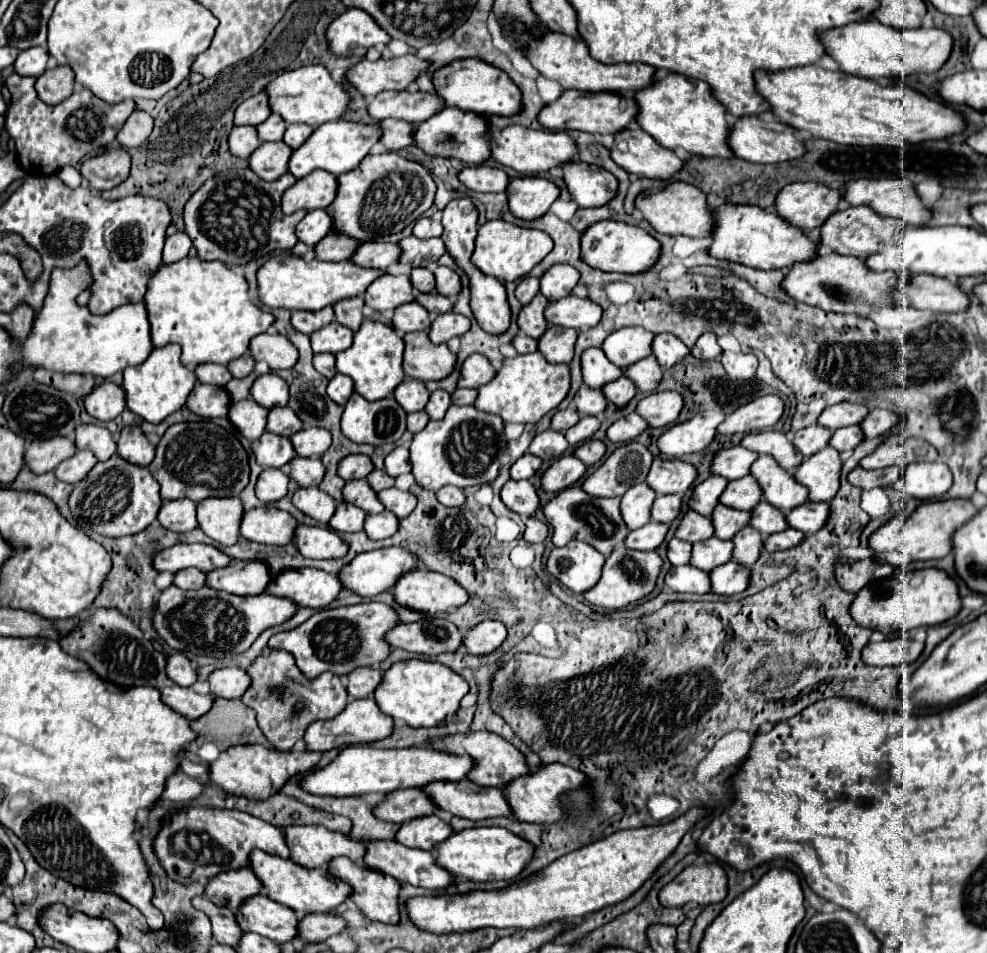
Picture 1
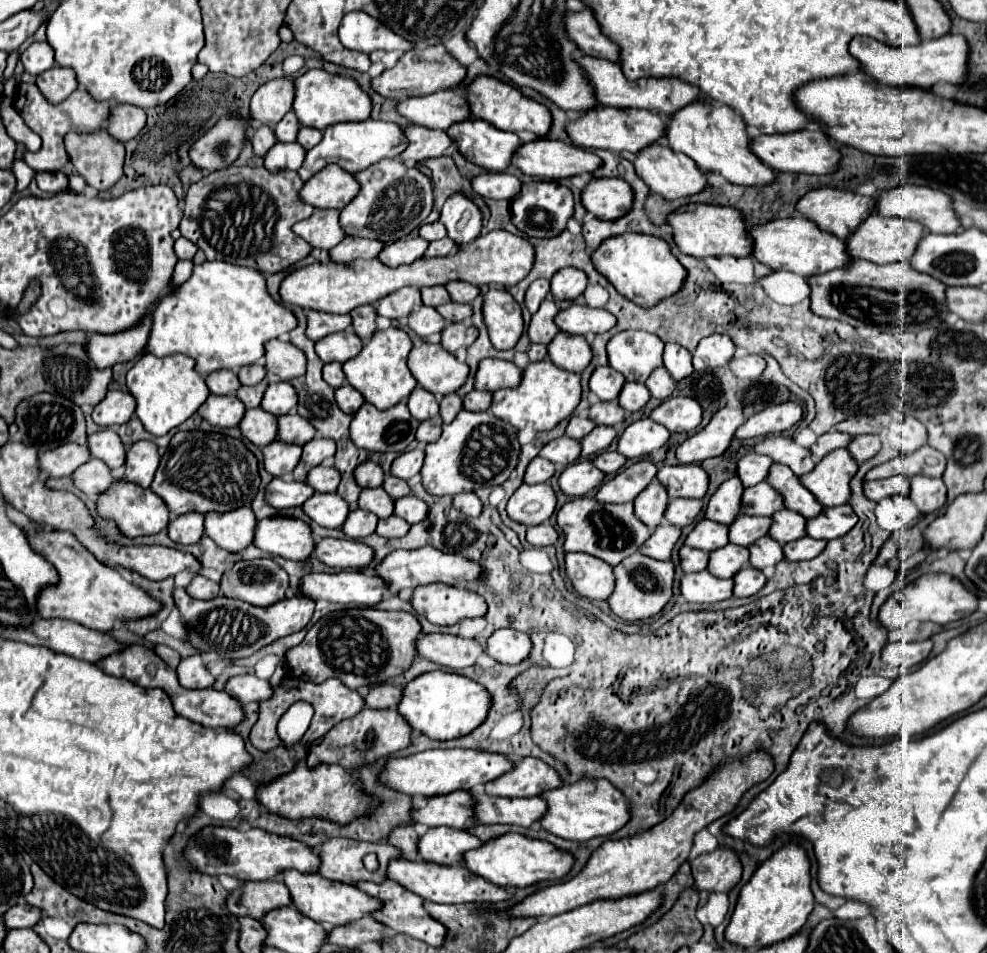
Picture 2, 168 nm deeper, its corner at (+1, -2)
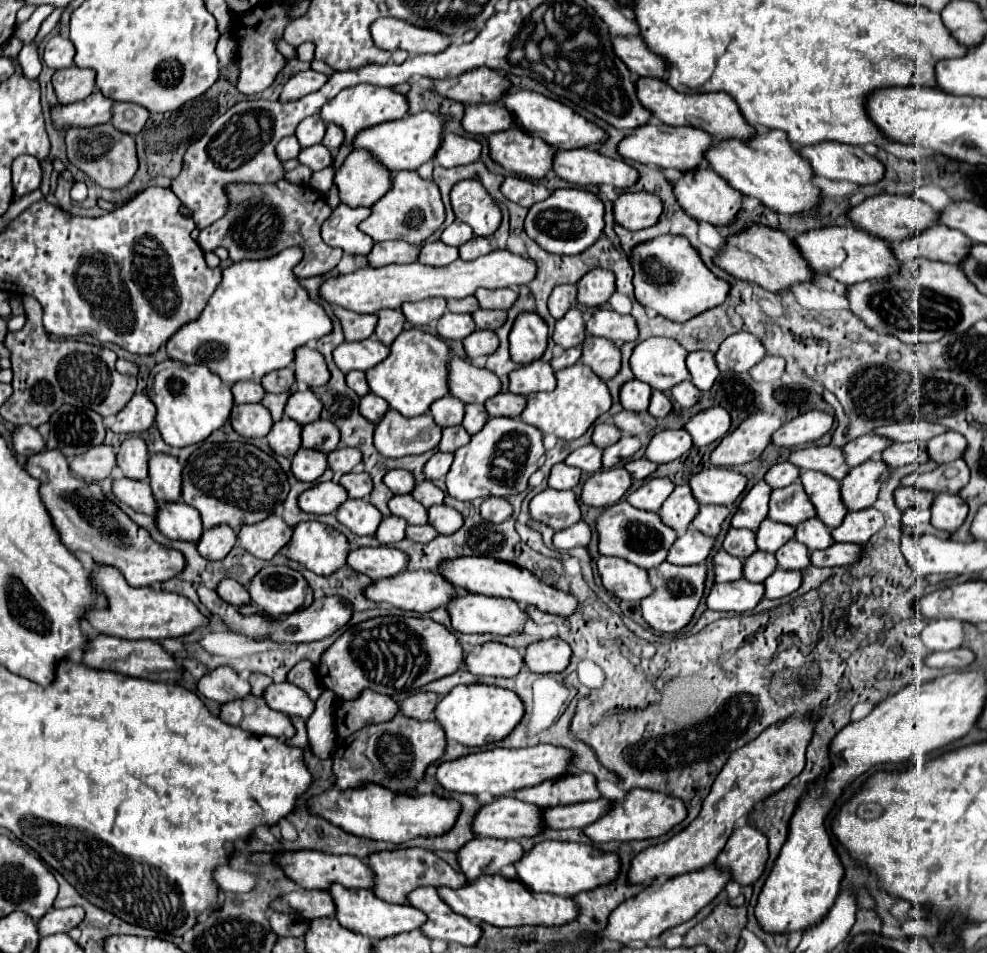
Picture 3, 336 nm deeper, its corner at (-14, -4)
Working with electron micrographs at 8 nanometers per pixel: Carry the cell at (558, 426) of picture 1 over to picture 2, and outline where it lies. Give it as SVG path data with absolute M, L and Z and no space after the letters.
M571 417L569 425L567 425L567 437L581 441L585 435L589 435L589 431L593 431L595 423L591 419L581 419L581 417Z

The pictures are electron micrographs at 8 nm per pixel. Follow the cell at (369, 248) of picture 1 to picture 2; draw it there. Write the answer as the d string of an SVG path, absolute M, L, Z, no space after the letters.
M421 237L417 239L401 239L395 243L385 245L385 251L379 253L379 259L387 263L389 267L399 267L399 265L409 265L417 259L421 259L427 251L429 243Z

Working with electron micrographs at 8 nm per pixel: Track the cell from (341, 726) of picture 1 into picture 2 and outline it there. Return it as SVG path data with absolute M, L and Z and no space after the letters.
M363 709L361 713L357 713L351 719L345 719L341 723L337 723L337 727L333 727L325 737L321 737L319 741L315 741L309 747L309 757L307 757L307 765L313 769L321 763L325 765L341 765L345 769L357 769L363 765L373 765L377 759L381 757L389 757L391 753L397 753L405 747L411 745L411 731L407 719L395 711L395 709Z

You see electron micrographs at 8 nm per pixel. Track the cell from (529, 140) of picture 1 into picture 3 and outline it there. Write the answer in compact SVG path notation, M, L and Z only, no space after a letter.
M588 147L556 151L552 171L568 183L576 185L610 183L618 189L628 189L638 179L638 171L626 161L604 157Z

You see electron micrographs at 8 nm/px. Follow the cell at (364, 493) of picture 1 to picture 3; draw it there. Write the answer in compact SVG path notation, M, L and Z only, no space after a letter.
M394 495L388 501L388 509L392 515L406 519L410 525L426 523L426 509L418 501L414 501L410 495Z

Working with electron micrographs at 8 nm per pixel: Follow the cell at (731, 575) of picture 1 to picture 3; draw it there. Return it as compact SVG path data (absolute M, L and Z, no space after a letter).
M776 569L770 577L764 581L764 597L766 599L778 599L784 595L790 595L800 587L800 573L790 573L784 569Z

